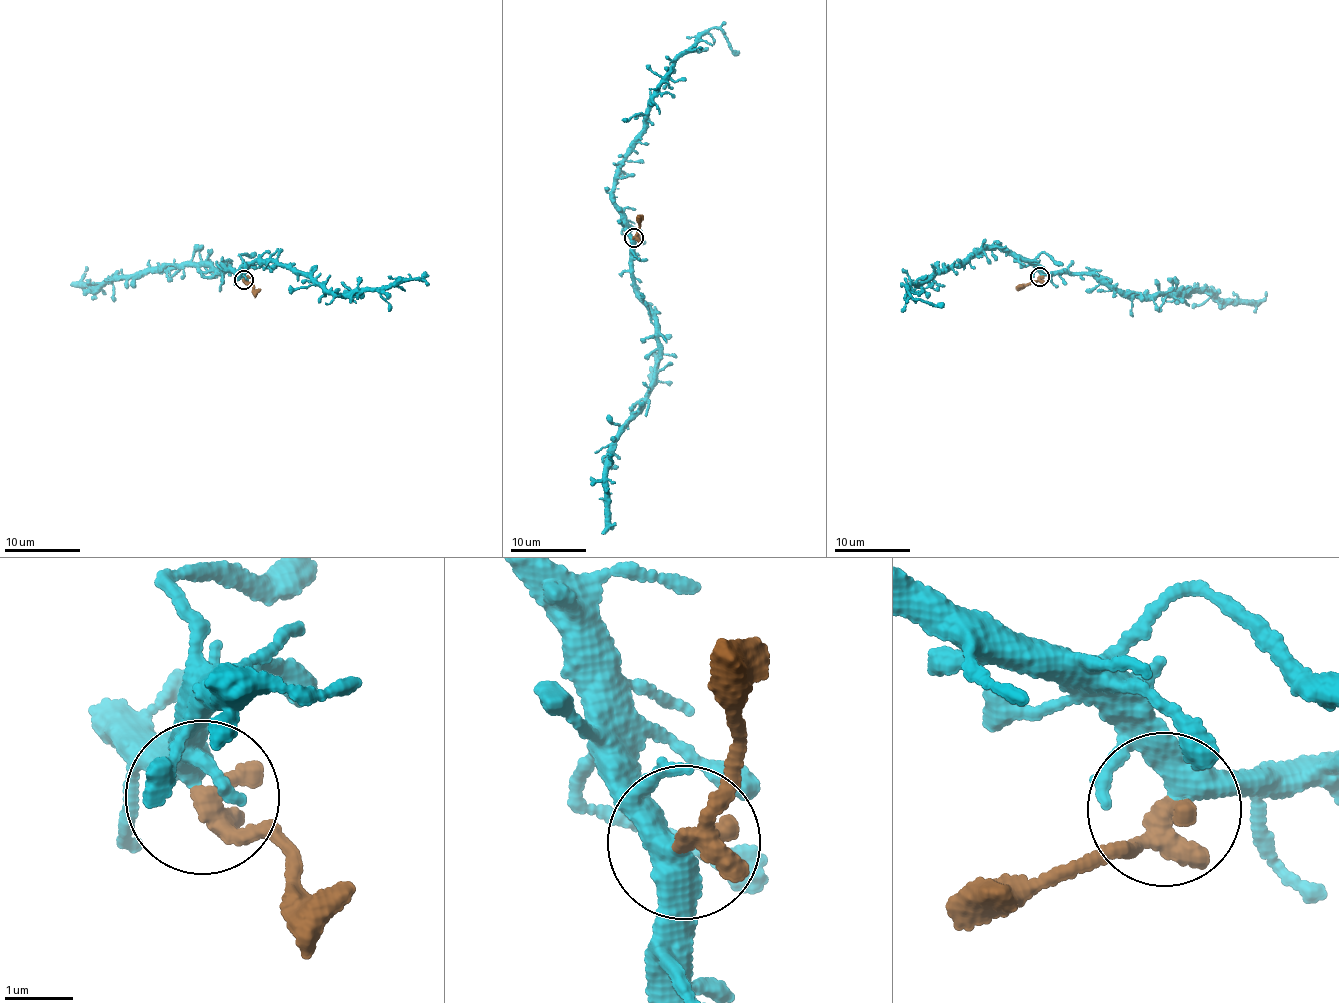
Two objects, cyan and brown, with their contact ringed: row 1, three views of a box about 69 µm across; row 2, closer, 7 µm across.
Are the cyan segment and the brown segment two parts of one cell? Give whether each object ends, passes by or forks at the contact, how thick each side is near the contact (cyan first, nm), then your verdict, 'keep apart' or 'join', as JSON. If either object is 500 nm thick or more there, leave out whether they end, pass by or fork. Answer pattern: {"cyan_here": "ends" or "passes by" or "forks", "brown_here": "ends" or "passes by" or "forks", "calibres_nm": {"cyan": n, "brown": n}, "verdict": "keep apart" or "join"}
{"cyan_here": "passes by", "brown_here": "ends", "calibres_nm": {"cyan": 400, "brown": 400}, "verdict": "keep apart"}

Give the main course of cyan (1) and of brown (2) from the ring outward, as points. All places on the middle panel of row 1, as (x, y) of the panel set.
1: (633, 238), (632, 284), (653, 316), (658, 368), (622, 427), (606, 478), (611, 523)
2: (634, 237), (639, 215)

